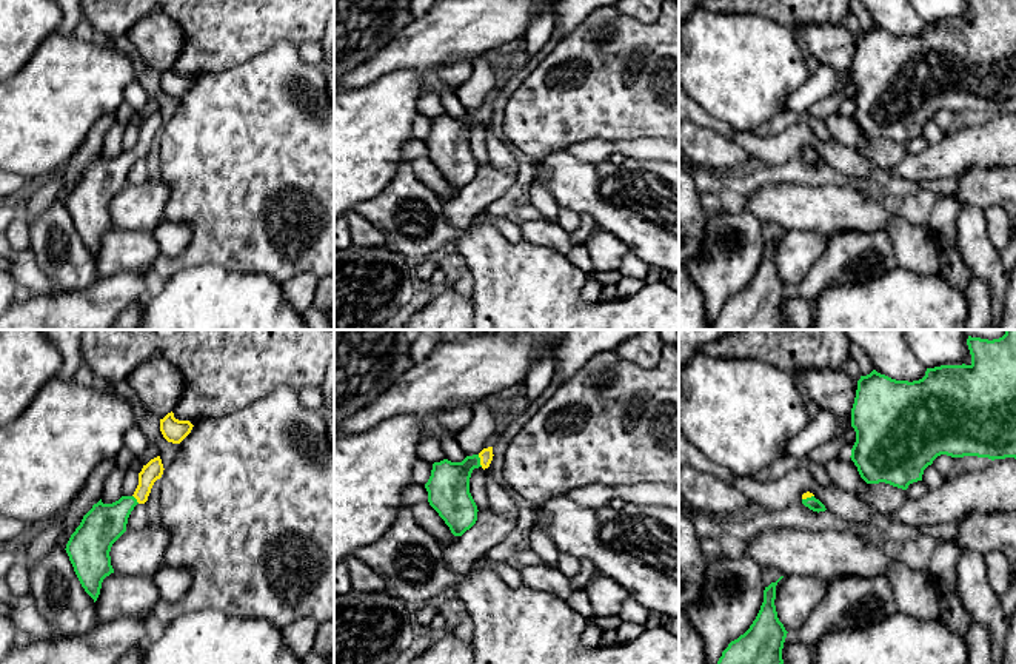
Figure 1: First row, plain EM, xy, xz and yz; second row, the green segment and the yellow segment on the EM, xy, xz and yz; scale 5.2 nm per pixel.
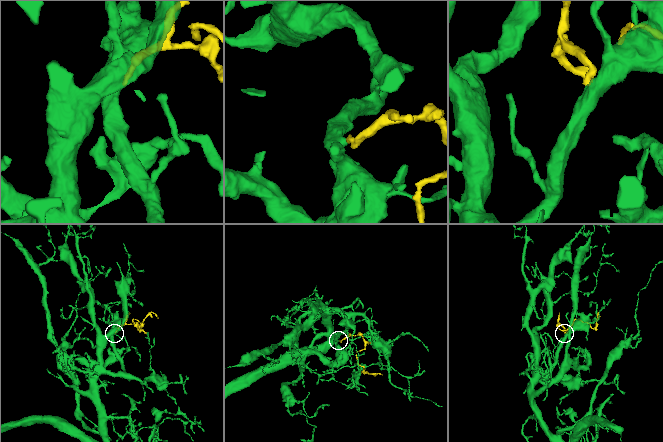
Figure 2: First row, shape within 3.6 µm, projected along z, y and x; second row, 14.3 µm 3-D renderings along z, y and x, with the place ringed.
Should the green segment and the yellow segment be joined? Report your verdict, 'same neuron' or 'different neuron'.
same neuron

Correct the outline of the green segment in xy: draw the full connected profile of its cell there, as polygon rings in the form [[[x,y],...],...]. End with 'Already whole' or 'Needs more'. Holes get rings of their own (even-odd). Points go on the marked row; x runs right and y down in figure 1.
[[[160,456],[151,459],[139,473],[139,485],[132,496],[122,496],[112,504],[102,499],[83,516],[66,544],[66,553],[85,592],[97,601],[102,582],[114,573],[111,547],[126,532],[131,511],[145,504],[151,488],[163,475]]]. Needs more

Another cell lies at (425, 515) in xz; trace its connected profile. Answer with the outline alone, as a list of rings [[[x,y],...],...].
[[[417,502],[409,507],[416,521],[429,532],[443,547],[454,544],[460,536],[454,536],[439,513],[429,502]]]

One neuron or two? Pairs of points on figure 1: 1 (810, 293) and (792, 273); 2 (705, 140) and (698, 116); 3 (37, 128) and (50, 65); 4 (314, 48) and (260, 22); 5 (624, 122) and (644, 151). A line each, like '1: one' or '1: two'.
1: two
2: two
3: one
4: two
5: two

